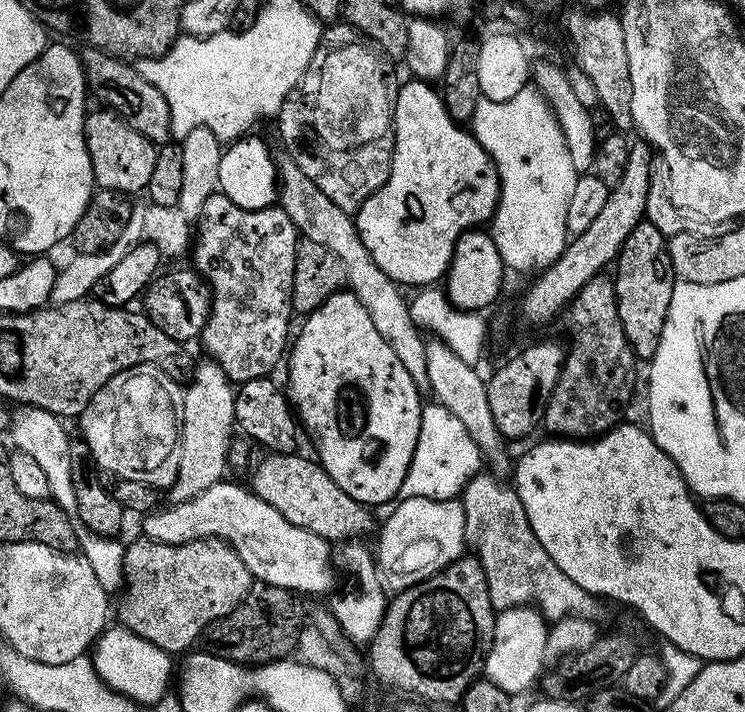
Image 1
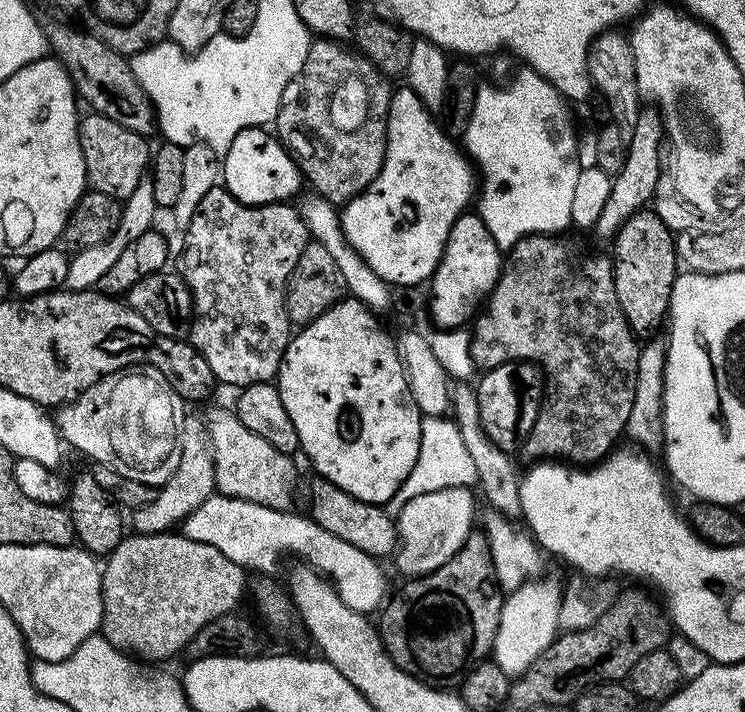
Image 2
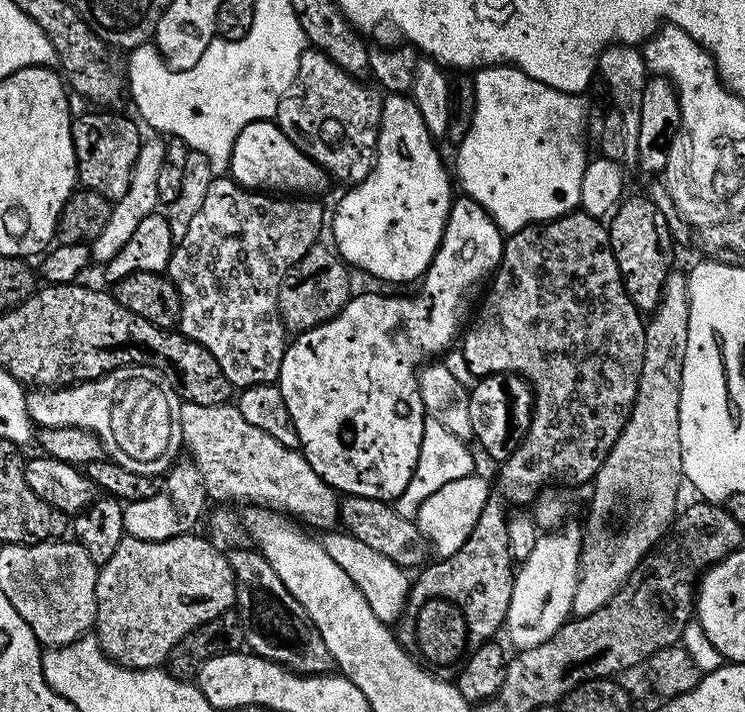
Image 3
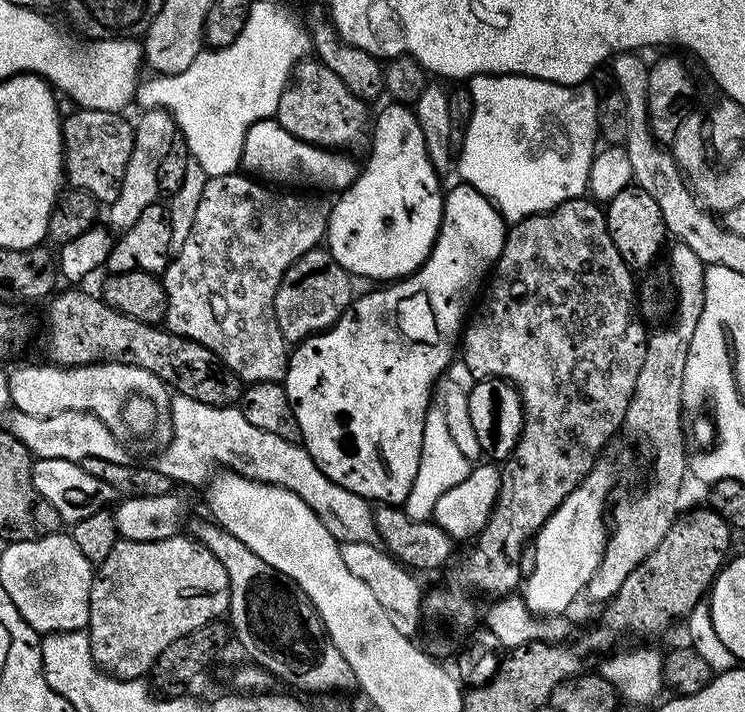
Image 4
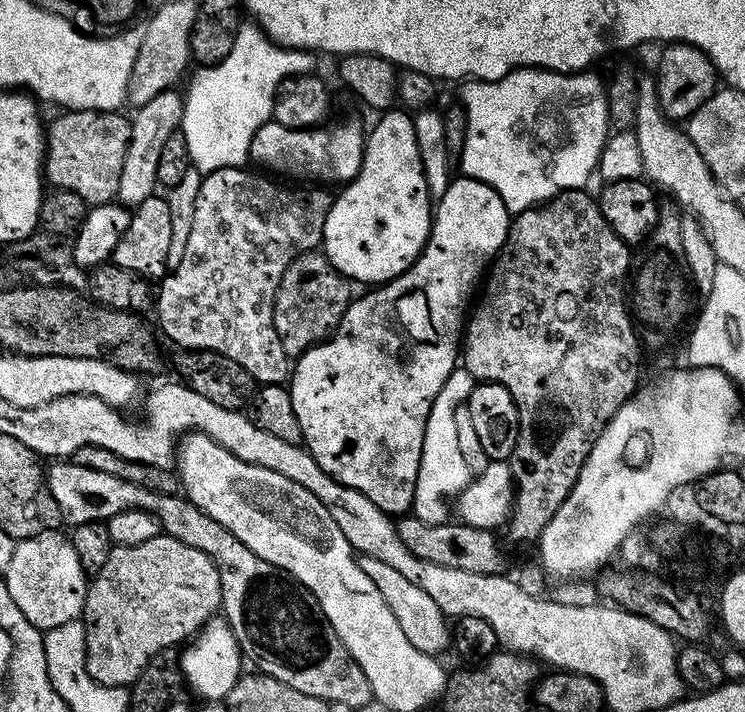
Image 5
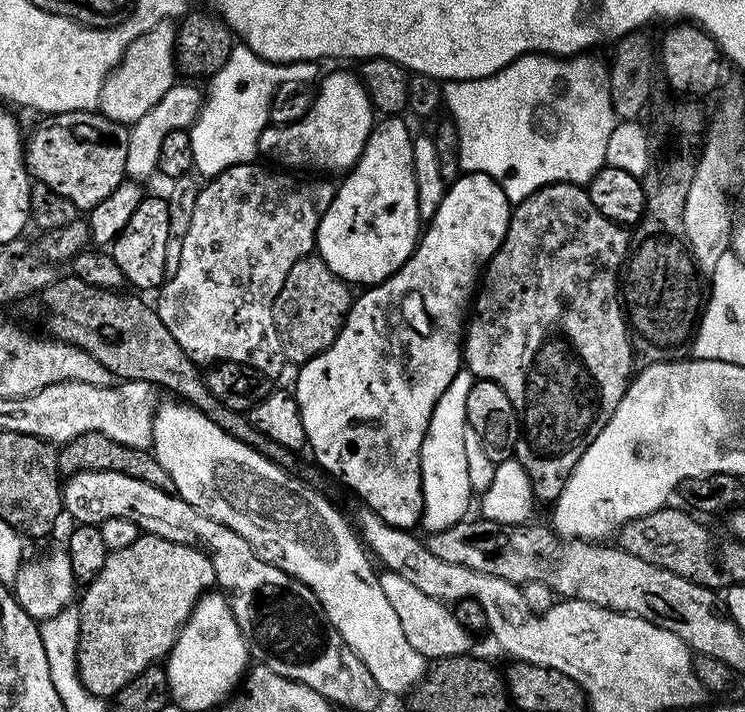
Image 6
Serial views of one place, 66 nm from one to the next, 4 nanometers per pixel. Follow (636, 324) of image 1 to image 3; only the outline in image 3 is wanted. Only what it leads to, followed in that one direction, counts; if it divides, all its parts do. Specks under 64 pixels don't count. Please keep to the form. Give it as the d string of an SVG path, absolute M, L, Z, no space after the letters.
M628 194L616 205L606 227L610 246L614 250L614 258L618 262L618 270L622 274L622 282L630 302L634 302L634 306L641 314L655 312L664 293L664 283L669 272L674 268L672 264L674 237L666 214L658 210L651 195L631 196Z

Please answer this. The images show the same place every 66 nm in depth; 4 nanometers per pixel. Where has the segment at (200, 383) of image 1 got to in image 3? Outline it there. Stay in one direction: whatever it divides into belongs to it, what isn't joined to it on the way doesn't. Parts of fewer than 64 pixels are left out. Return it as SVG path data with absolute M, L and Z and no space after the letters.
M191 462L180 463L173 463L170 471L163 477L161 492L154 494L154 498L130 500L124 504L124 530L127 535L142 538L146 542L162 542L175 536L187 536L195 529L192 527L199 522L204 507L209 507L208 491L204 485L202 474L197 470L196 465Z

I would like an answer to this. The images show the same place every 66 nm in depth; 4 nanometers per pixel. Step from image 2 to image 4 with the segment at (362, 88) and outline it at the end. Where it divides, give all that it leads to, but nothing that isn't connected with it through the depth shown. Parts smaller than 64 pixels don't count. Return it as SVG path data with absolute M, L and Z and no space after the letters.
M305 58L293 68L291 77L278 98L274 119L277 124L290 130L290 134L294 134L294 138L302 138L302 142L317 144L320 148L344 150L349 147L347 144L356 144L363 136L365 139L370 128L368 108L369 105L365 101L350 94L350 90L346 90L346 85L323 62L315 58Z

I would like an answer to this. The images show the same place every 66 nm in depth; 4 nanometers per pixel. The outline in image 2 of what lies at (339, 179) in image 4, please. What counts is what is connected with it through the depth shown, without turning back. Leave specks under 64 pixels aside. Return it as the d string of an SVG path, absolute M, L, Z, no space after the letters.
M264 126L242 130L238 138L230 142L227 152L222 156L223 187L243 204L278 204L291 201L291 196L295 197L301 191L300 180L302 184L302 173L295 156Z

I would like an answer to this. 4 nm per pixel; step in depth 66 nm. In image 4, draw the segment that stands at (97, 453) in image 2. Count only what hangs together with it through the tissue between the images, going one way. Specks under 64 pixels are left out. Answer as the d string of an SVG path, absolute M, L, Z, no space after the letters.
M24 364L8 372L8 396L15 411L31 416L53 416L59 412L88 412L102 421L121 442L144 440L156 432L159 424L170 420L170 389L150 370L133 364L83 364L77 368L62 368L58 364Z

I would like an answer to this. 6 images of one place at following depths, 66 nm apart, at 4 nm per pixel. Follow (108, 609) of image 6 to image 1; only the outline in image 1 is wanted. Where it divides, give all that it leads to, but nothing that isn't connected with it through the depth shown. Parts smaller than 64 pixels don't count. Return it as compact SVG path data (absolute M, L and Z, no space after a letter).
M139 538L131 545L130 543L124 550L124 582L120 596L120 620L119 623L123 627L128 628L139 638L144 638L147 642L153 643L154 646L160 647L162 650L171 654L184 654L193 647L195 640L201 639L204 627L210 622L214 622L218 618L222 618L226 614L230 614L244 600L247 600L253 591L254 578L250 574L250 570L246 570L246 562L242 562L242 558L238 558L238 554L224 540L191 540L185 544L163 544L162 542L154 542L147 538Z

